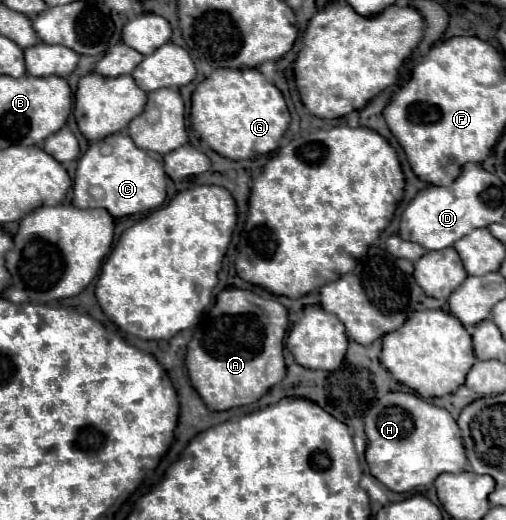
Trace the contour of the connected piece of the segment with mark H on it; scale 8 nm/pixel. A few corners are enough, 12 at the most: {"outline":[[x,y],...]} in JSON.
{"outline":[[412,392],[366,414],[366,462],[391,491],[462,472],[456,420]]}

